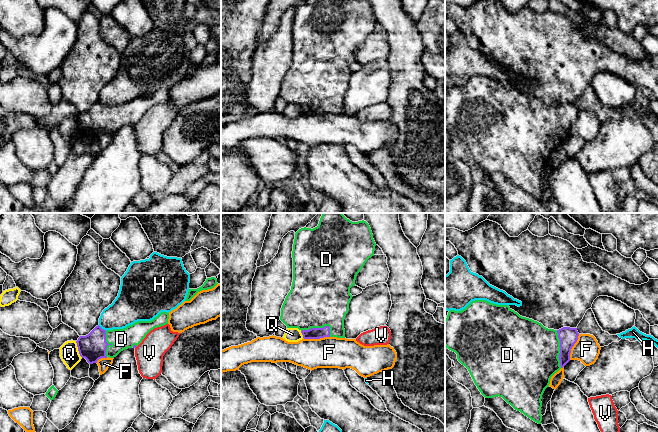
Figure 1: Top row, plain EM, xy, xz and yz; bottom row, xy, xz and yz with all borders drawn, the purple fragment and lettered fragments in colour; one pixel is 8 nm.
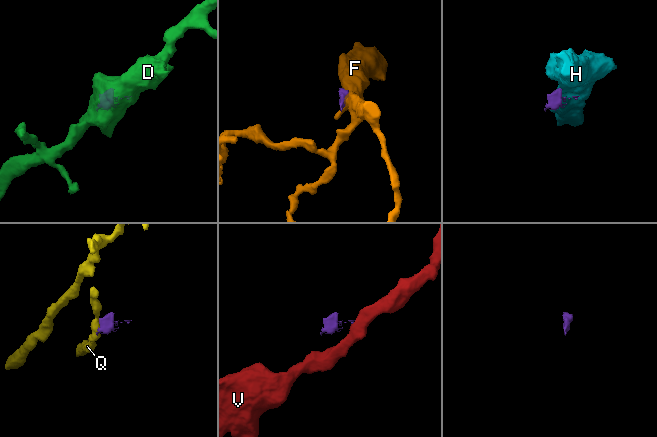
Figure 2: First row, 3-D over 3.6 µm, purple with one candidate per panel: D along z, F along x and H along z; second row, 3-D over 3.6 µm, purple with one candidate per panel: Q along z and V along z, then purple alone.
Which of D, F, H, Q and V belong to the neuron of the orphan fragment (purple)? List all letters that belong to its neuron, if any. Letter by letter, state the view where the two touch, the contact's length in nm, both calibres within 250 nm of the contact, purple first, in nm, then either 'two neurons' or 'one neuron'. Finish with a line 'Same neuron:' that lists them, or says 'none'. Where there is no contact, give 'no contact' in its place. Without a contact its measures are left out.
D: meets purple in xz; contact 240 nm long; 100 nm thick on the purple side, 480 nm on the other; one neuron
F: meets purple in xz; contact 220 nm long; 100 nm thick on the purple side, 260 nm on the other; two neurons
H: meets purple in xy; contact 80 nm long; 220 nm thick on the purple side, 240 nm on the other; two neurons
Q: meets purple in xy; contact 150 nm long; 220 nm thick on the purple side, 150 nm on the other; two neurons
V: no contact; two neurons
Same neuron: D

